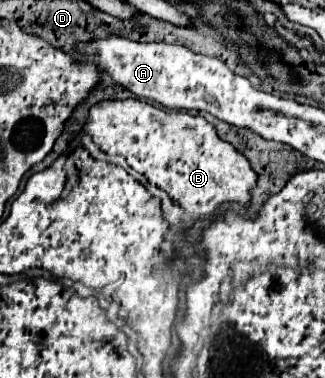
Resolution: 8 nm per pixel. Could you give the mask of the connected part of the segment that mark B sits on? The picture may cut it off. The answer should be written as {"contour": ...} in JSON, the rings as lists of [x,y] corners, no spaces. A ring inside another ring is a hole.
{"contour":[[[106,100],[90,108],[88,124],[84,126],[92,142],[106,156],[120,156],[134,172],[142,174],[148,184],[154,184],[160,190],[172,190],[172,202],[188,208],[190,212],[200,212],[200,216],[210,216],[224,202],[250,204],[250,190],[256,186],[256,172],[250,168],[250,162],[232,150],[228,142],[220,140],[216,130],[200,116],[190,116],[182,112],[164,112],[142,100]]]}

